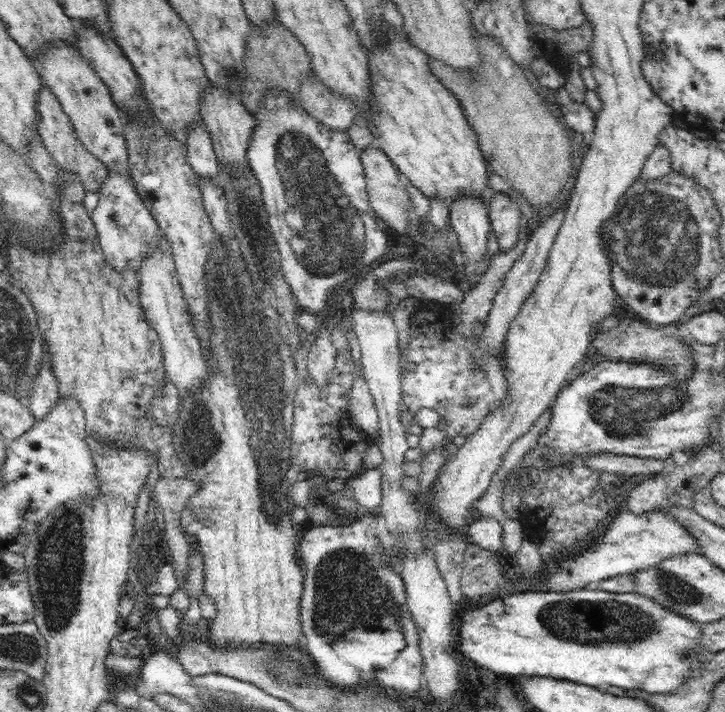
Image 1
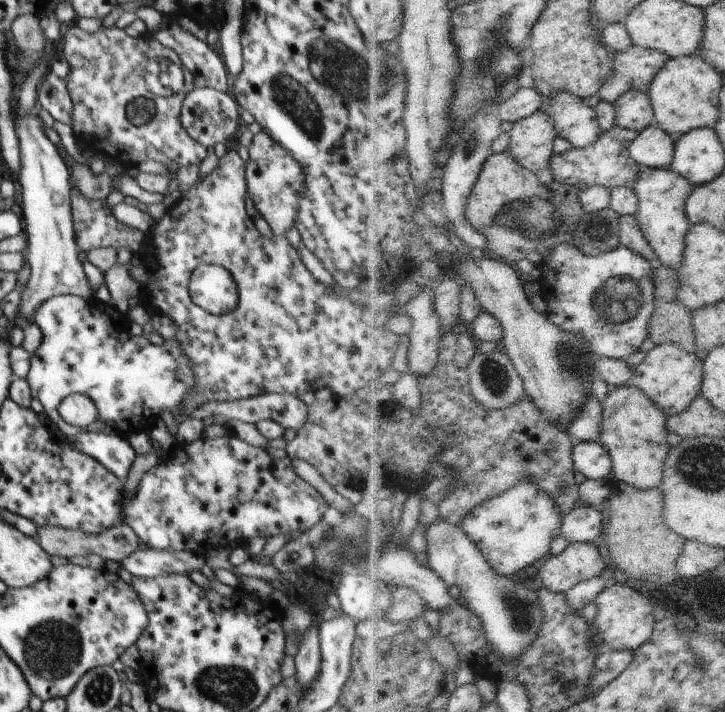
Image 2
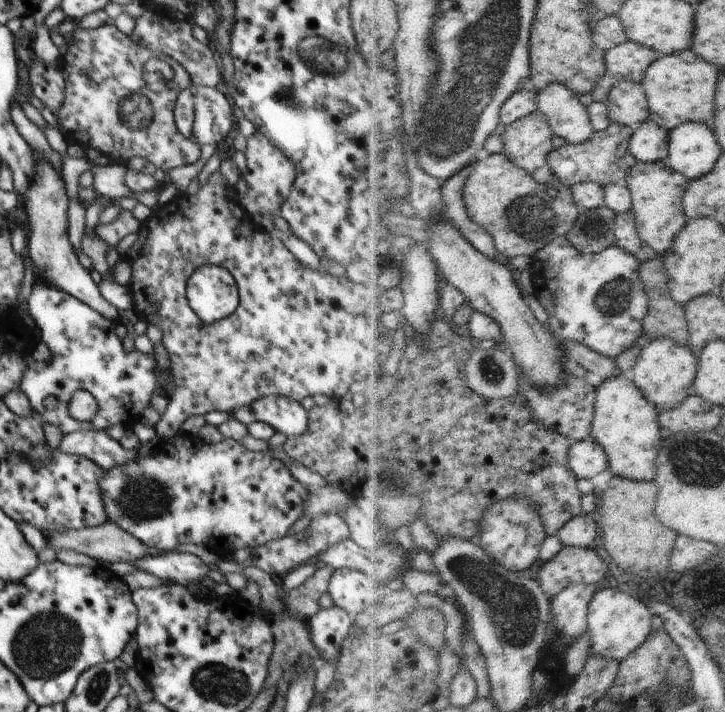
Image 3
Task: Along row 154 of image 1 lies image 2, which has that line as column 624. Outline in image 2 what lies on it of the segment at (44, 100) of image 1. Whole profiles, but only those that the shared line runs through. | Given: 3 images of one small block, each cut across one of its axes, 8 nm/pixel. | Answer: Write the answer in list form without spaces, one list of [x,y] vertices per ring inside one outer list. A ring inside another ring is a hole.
[[[640,46],[629,47],[616,56],[616,76],[604,84],[599,93],[602,101],[618,102],[628,90],[650,93],[660,70],[672,58],[664,52]]]

